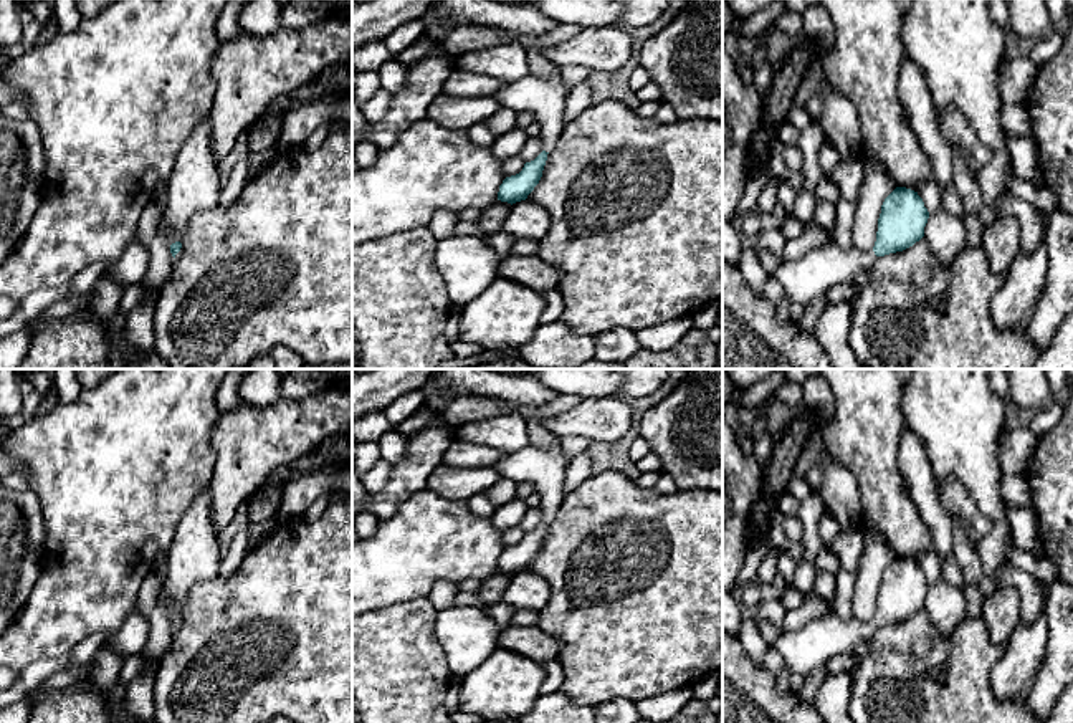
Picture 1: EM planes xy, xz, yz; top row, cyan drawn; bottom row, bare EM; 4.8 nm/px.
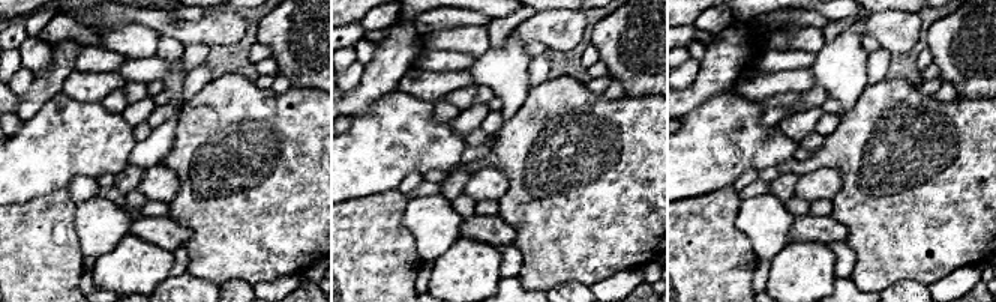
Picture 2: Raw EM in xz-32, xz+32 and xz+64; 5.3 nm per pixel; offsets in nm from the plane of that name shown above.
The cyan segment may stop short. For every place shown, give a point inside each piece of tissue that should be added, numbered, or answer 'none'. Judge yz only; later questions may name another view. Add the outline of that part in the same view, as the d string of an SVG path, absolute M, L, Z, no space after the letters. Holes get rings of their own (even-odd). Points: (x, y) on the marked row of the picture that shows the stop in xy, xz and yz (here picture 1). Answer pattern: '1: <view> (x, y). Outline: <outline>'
1: yz (809, 277). Outline: M827 242L795 260L785 258L774 276L785 294L807 309L832 286L850 281L856 271L868 268L875 258L873 250L861 251L855 247L846 250L835 242Z

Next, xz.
1: xz (544, 98). Outline: M554 66L554 69L556 74L551 78L526 74L493 94L504 108L516 113L527 111L534 116L542 129L542 149L546 152L554 149L565 127L564 111L570 91L560 76L560 66Z

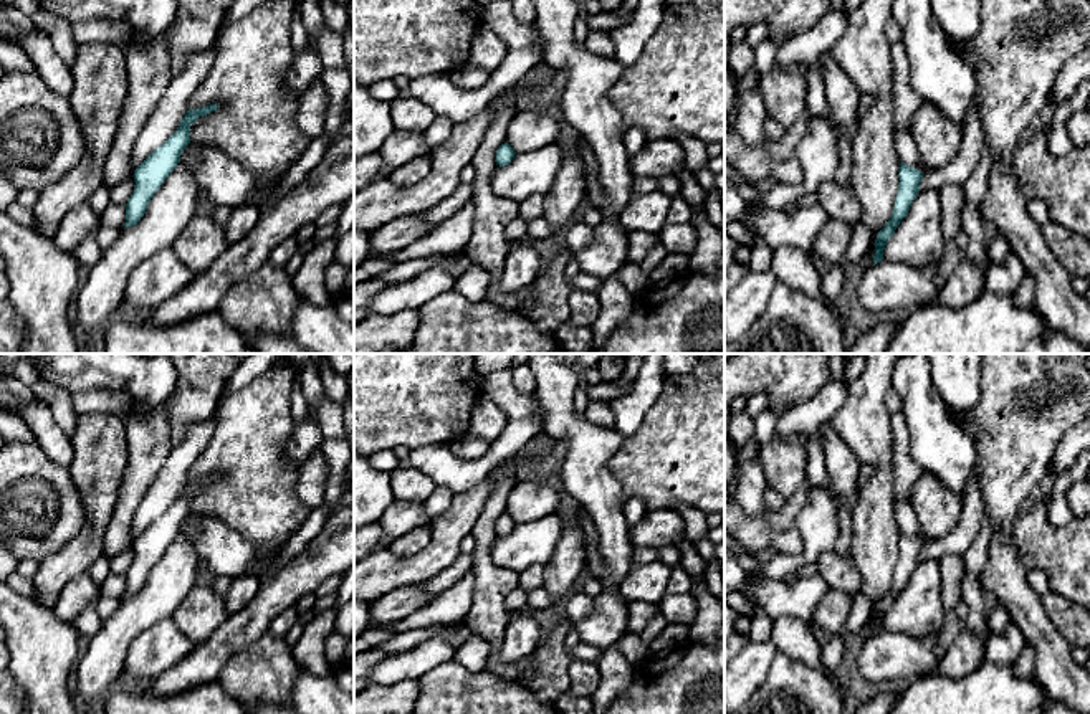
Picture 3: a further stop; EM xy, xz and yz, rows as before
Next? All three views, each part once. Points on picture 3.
none

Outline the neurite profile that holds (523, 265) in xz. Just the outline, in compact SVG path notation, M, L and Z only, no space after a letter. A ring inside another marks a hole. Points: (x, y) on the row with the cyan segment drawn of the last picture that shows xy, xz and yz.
M528 241L509 243L509 251L501 274L501 291L518 293L531 288L543 273L536 248Z

